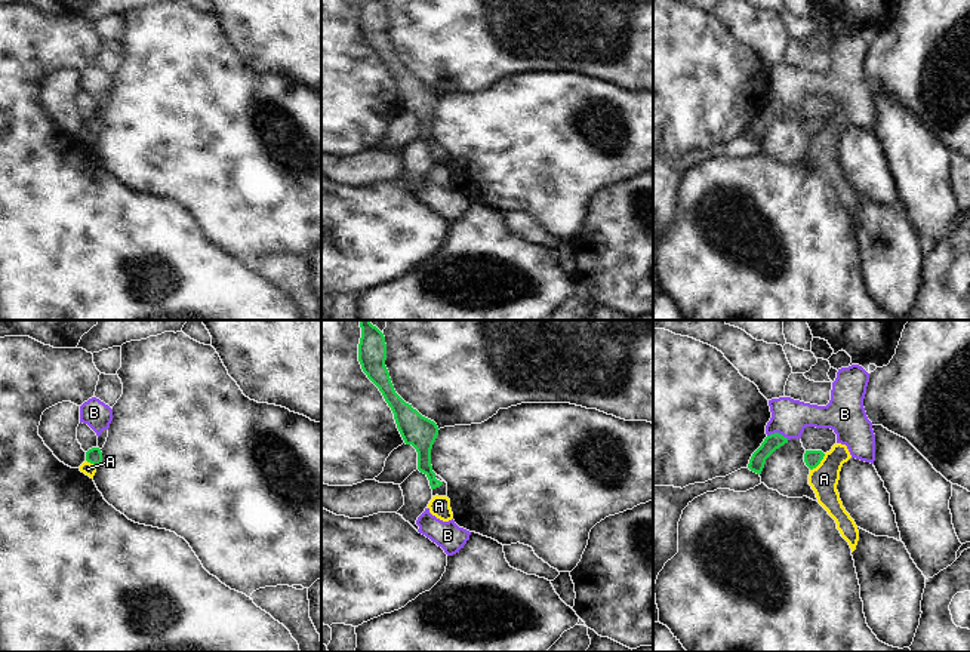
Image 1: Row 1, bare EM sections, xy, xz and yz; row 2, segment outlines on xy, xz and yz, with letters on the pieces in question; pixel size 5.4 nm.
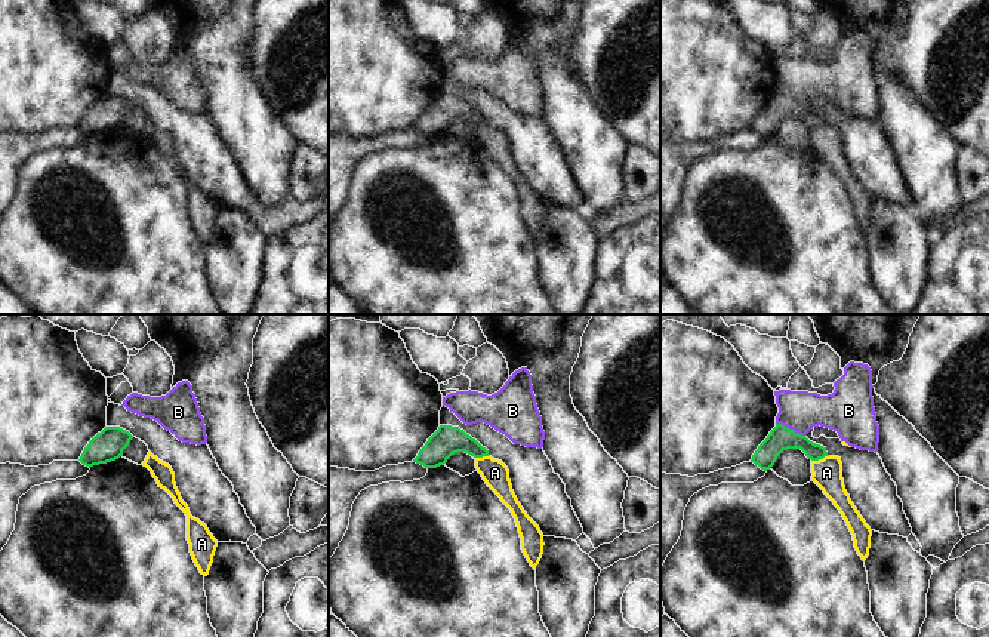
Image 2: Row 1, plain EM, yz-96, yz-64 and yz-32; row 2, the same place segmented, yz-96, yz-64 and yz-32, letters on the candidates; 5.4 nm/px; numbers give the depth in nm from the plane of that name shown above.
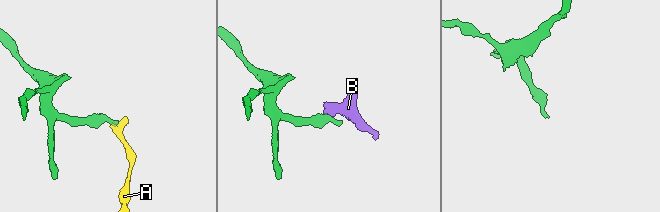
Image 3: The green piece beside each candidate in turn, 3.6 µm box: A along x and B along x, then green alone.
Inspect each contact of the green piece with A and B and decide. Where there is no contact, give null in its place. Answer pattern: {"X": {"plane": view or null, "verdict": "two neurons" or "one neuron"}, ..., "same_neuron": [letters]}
{"A": {"plane": "yz", "verdict": "two neurons"}, "B": {"plane": "yz", "verdict": "two neurons"}, "same_neuron": []}

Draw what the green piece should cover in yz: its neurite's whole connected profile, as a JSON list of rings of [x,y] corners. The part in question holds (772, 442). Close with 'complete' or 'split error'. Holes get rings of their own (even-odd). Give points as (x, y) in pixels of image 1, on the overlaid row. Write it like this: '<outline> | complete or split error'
[[[779,433],[767,436],[761,446],[752,453],[748,468],[757,474],[761,474],[766,459],[785,443],[788,443],[788,439]]] | complete

